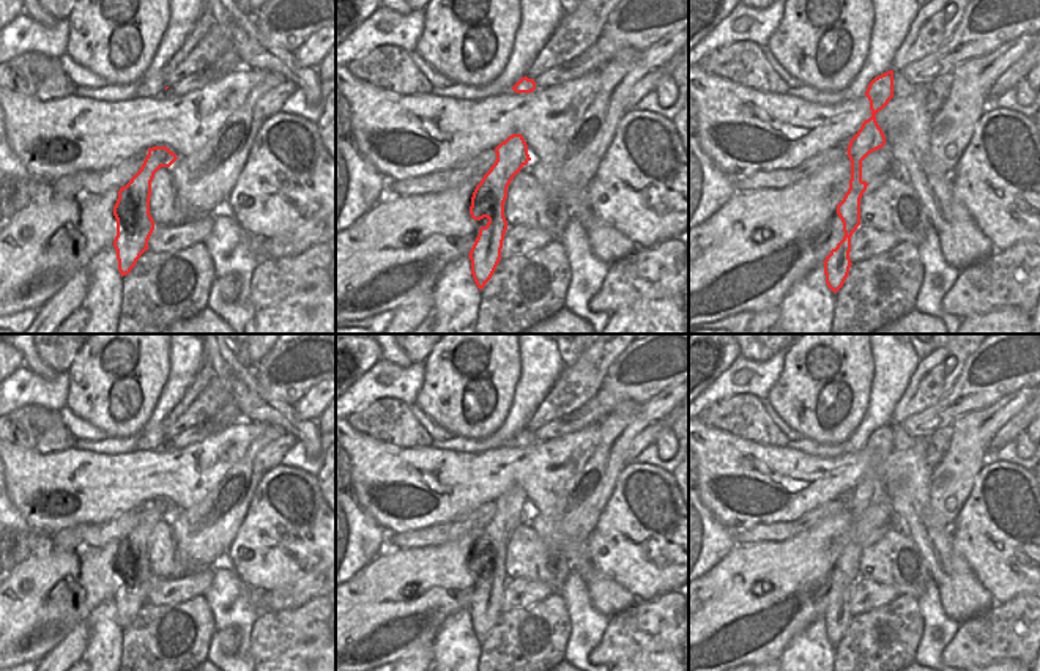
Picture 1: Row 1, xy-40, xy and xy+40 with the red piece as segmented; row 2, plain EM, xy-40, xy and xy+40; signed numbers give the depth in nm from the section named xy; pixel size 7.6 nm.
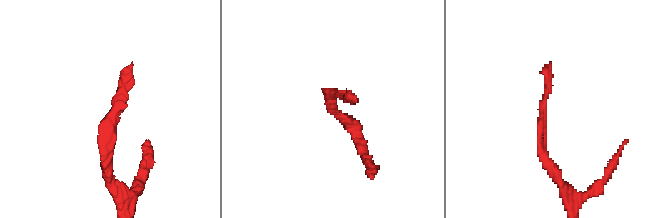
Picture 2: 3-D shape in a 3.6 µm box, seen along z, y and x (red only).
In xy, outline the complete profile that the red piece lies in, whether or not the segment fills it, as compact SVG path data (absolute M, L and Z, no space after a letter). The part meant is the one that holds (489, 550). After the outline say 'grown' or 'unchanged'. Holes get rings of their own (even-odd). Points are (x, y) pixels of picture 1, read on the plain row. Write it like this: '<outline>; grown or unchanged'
M512 487L496 501L496 513L476 539L470 567L474 573L488 572L470 603L471 627L479 643L492 632L500 613L507 583L504 554L514 529L531 513L522 487Z; unchanged

